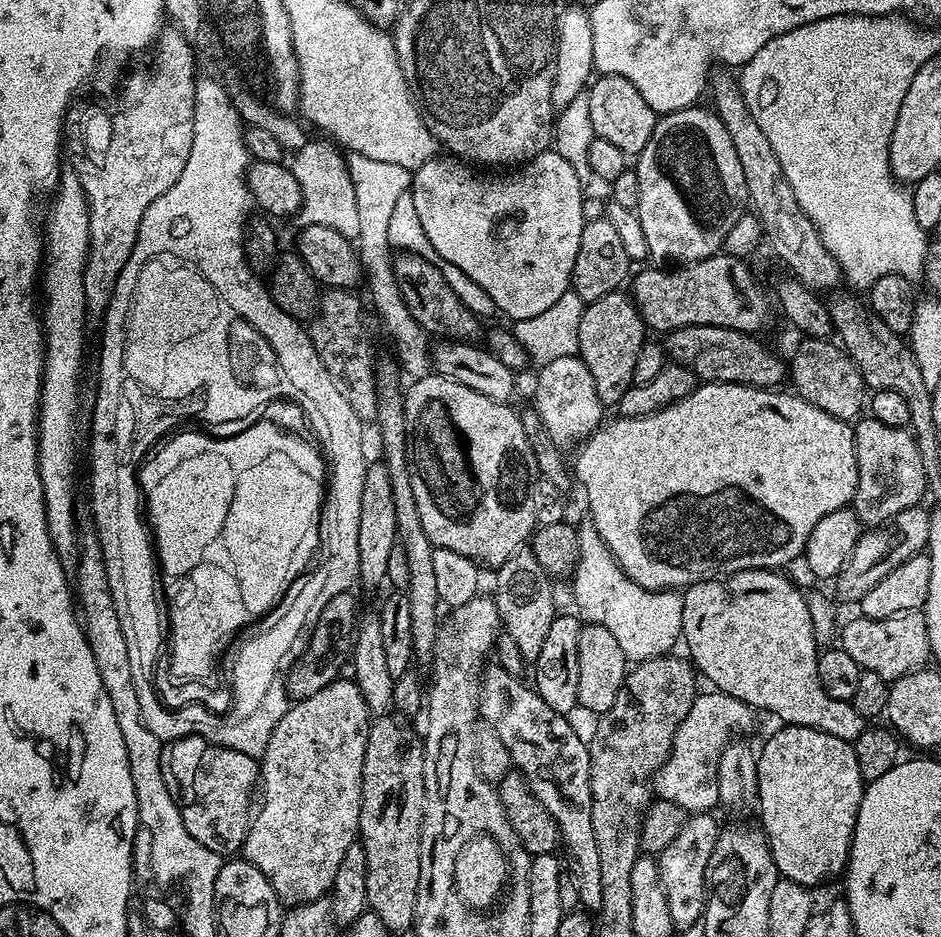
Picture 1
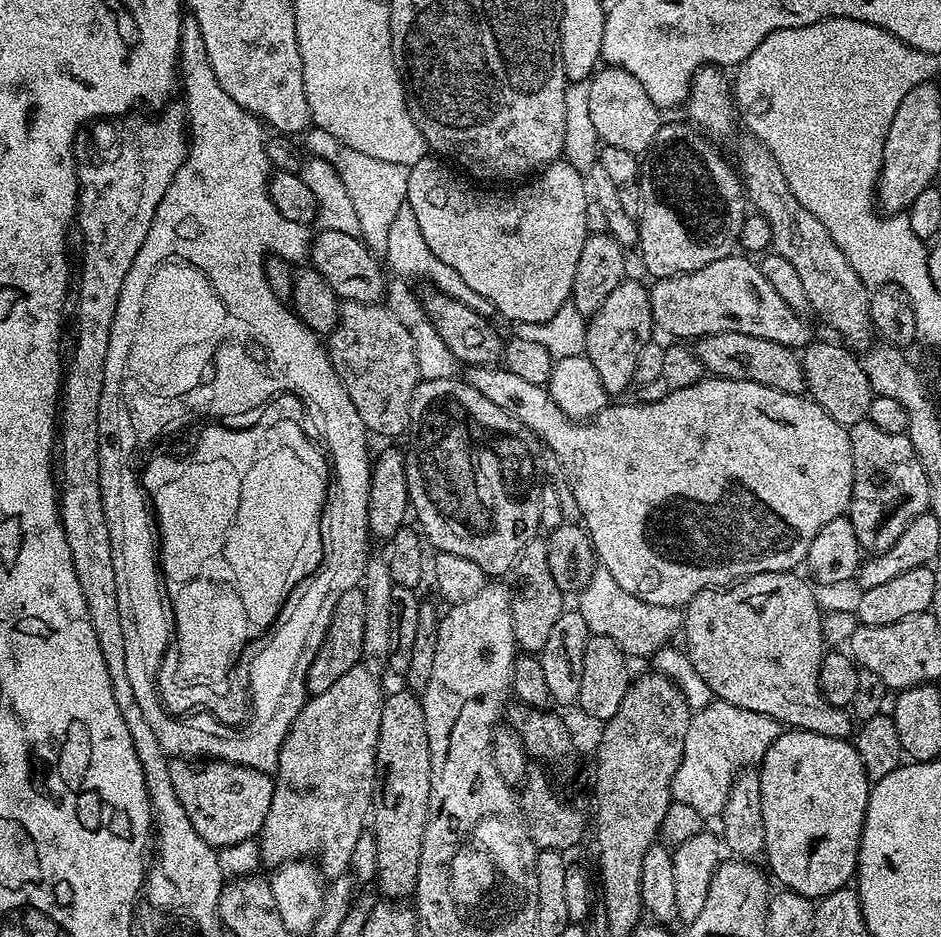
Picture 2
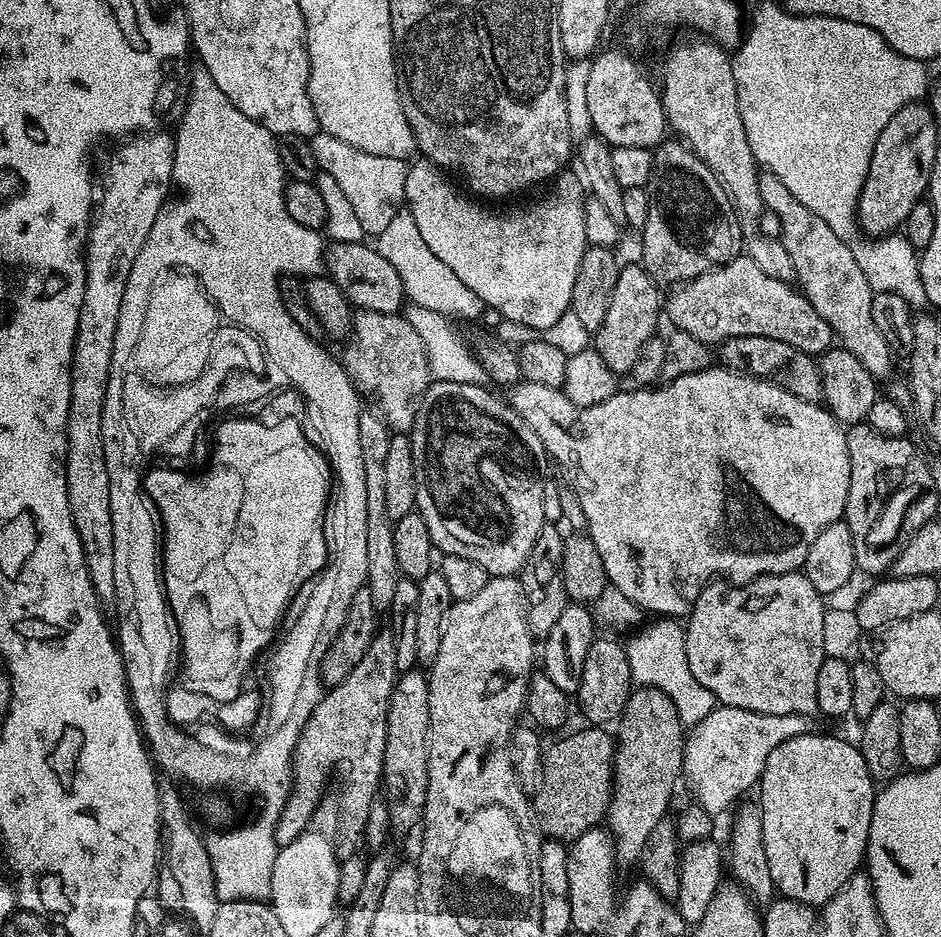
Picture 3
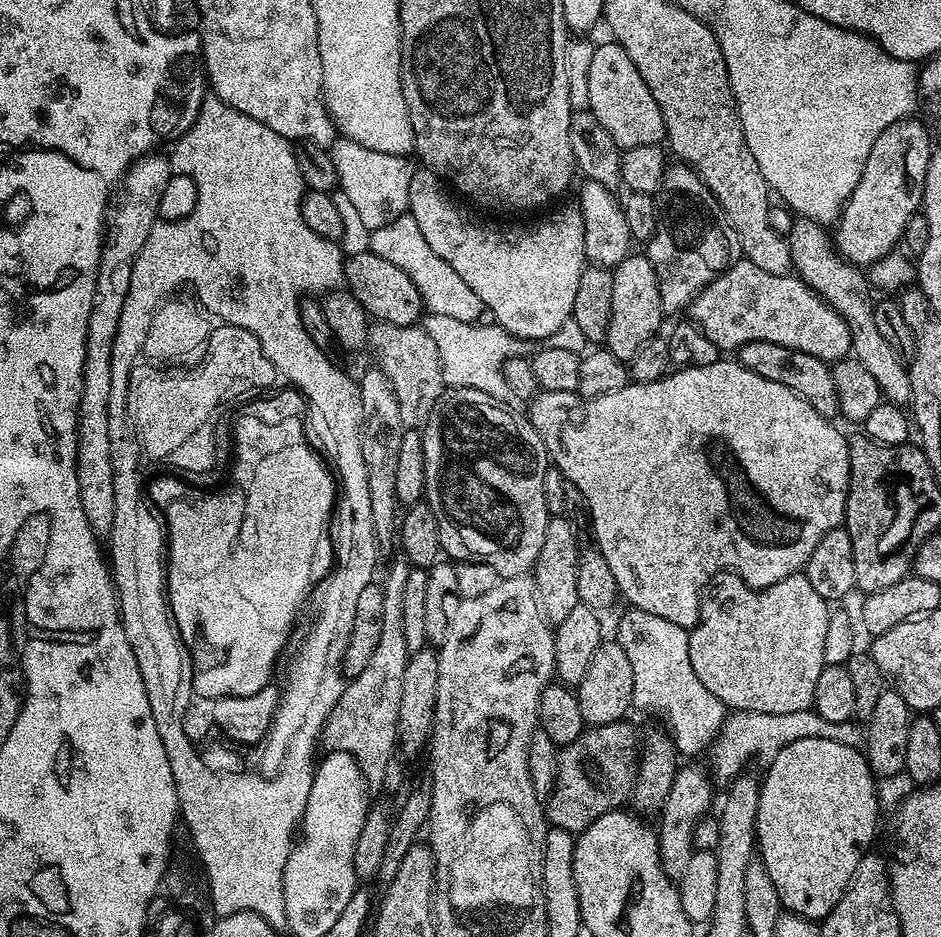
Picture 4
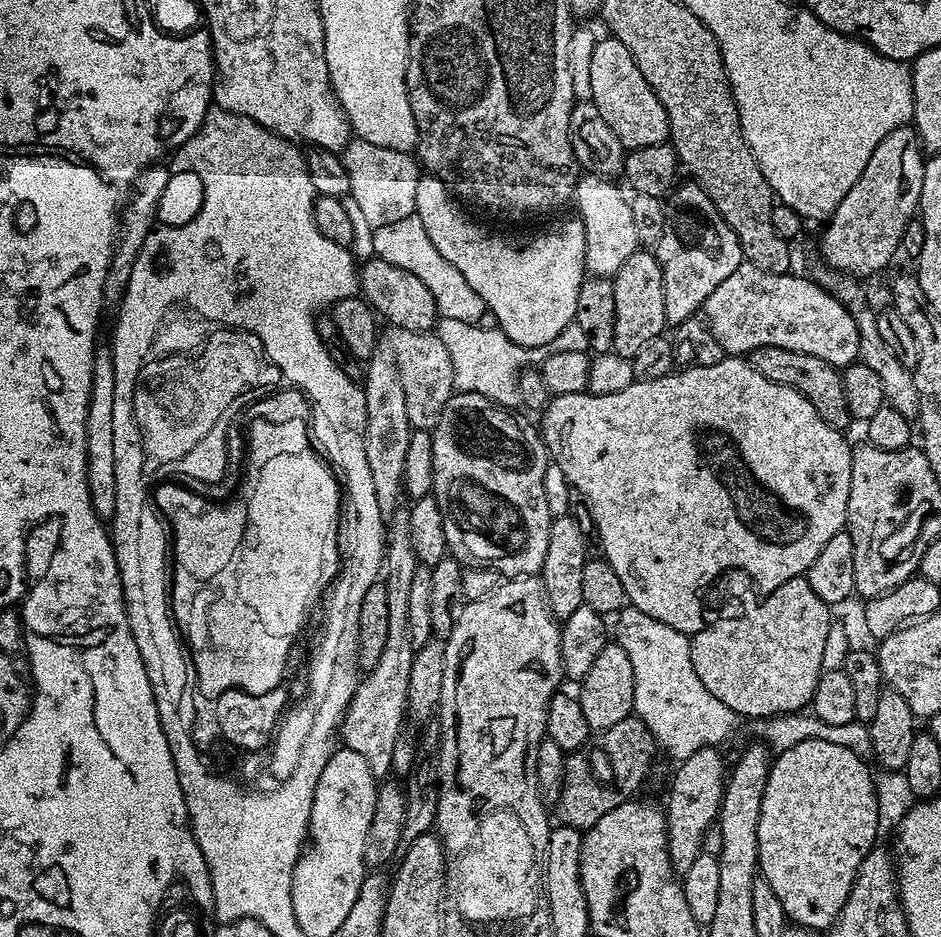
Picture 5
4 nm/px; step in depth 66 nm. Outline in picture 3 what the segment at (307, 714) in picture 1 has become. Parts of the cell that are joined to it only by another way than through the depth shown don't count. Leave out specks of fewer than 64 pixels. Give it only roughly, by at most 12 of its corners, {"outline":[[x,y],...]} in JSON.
{"outline":[[380,630],[323,693],[293,751],[277,845],[307,832],[340,768],[341,840],[357,851],[382,788],[397,675]]}

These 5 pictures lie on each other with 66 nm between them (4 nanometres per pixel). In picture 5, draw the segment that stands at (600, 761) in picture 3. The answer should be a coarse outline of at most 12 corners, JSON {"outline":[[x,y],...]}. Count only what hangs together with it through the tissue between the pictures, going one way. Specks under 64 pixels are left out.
{"outline":[[635,714],[603,729],[612,784],[592,746],[567,753],[554,812],[587,830],[644,780],[658,745]]}

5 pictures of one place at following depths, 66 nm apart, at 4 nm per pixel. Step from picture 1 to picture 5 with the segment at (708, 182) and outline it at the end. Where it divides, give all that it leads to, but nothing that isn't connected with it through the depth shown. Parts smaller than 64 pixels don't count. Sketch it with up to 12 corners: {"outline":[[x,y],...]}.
{"outline":[[695,182],[666,197],[668,324],[697,315],[745,263],[734,230]]}

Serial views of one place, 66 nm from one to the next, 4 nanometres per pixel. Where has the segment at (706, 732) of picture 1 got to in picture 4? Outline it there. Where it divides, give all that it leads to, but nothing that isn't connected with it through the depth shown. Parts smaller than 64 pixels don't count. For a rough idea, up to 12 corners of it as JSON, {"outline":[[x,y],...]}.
{"outline":[[733,711],[710,745],[711,775],[731,782],[802,738],[857,747],[852,720]]}

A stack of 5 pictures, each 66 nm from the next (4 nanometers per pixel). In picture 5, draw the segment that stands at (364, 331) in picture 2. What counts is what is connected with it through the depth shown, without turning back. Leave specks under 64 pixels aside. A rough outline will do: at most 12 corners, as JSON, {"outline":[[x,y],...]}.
{"outline":[[392,328],[413,429],[454,395],[450,354],[432,332]]}

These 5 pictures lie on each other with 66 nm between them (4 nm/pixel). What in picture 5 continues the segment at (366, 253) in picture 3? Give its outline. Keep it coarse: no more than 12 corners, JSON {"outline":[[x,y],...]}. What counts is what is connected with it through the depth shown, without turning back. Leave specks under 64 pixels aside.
{"outline":[[365,259],[362,299],[392,328],[432,332],[434,294],[414,274]]}

